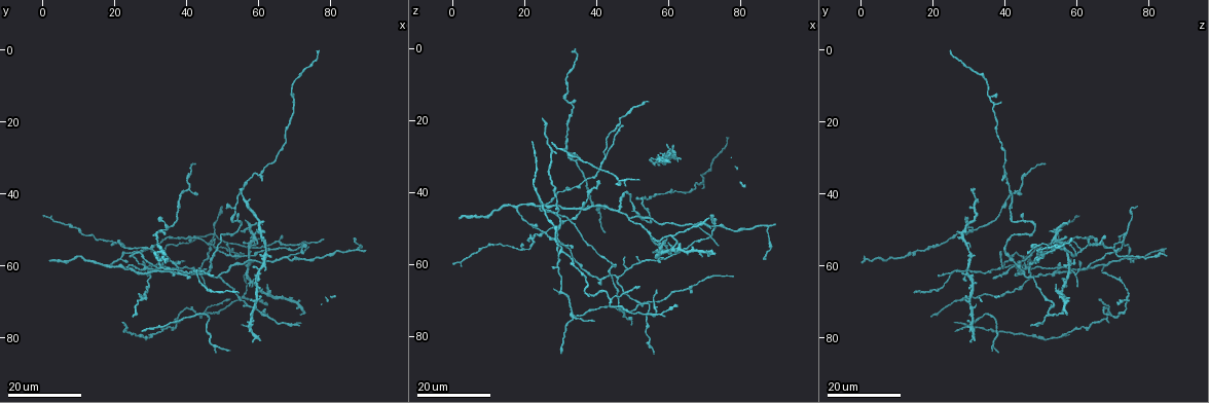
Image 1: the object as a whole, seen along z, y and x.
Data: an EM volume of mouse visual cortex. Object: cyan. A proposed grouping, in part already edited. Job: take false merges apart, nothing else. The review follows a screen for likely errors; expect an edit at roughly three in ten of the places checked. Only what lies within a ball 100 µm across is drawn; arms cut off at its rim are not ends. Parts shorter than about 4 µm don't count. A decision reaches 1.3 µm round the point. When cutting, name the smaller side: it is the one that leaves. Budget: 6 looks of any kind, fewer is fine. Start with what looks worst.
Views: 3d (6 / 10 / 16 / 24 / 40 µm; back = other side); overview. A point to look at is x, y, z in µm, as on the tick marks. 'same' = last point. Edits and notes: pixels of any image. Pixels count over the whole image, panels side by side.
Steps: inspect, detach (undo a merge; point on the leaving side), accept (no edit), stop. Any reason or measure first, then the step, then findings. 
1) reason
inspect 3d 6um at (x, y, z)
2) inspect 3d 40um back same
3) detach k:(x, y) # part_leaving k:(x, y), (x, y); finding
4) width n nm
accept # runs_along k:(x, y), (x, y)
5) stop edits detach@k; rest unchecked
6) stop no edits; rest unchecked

four arms meet
inspect 3d 24um at (47.5, 51.5, 73.5)

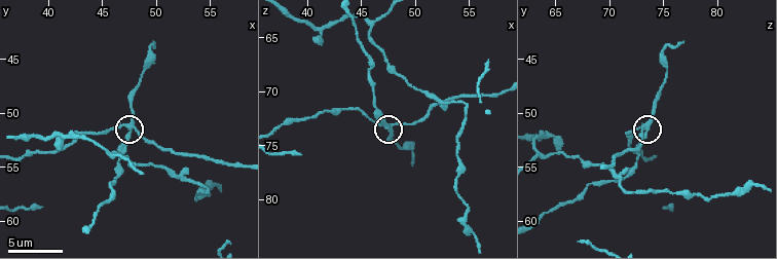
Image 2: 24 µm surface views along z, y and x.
inspect 3d 6um at (47.4, 51.4, 73.0)

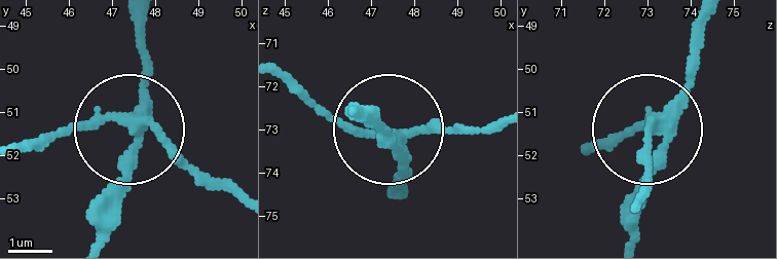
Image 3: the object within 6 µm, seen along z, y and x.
inspect 3d 6um back at (47.55, 51.20, 73.15)

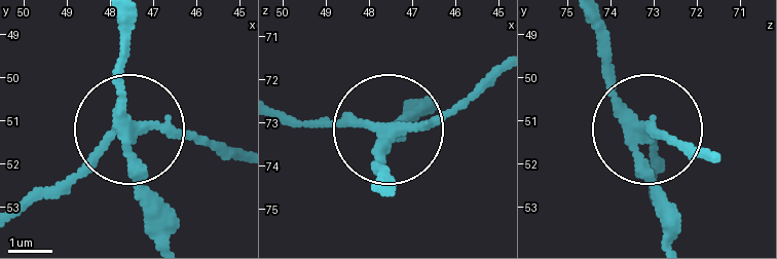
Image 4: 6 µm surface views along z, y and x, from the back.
arms 4
detach 4:(135, 198) # part_leaving 4:(120, 138), (154, 234); a second neuron is stuck on

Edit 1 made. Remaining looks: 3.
inspect 3d 16um at (52.8, 53.8, 71.0)

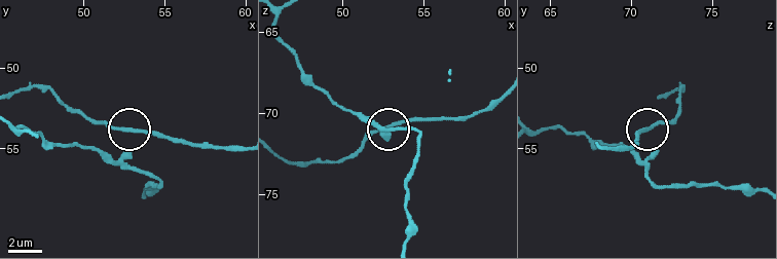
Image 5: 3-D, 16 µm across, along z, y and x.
inspect 3d 16um back at (52.6, 53.9, 70.9)

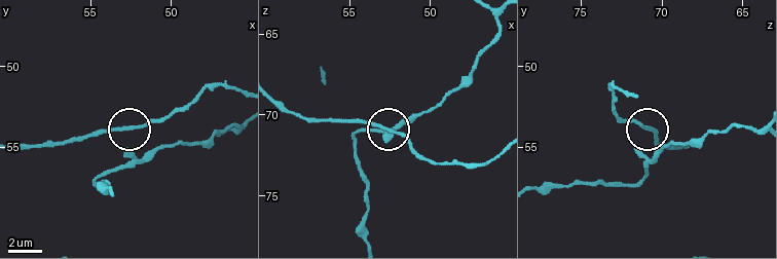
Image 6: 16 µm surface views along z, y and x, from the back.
accept # runs_along 6:(211, 145), (162, 145), (137, 156), (127, 128), (88, 133); continuous, no second neuron

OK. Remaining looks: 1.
stop edits detach@4; rest unchecked

